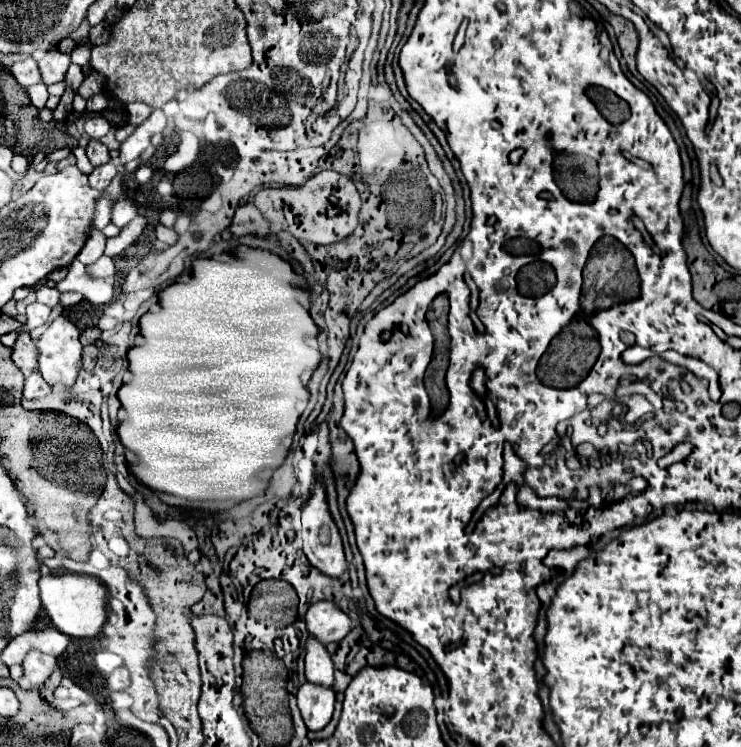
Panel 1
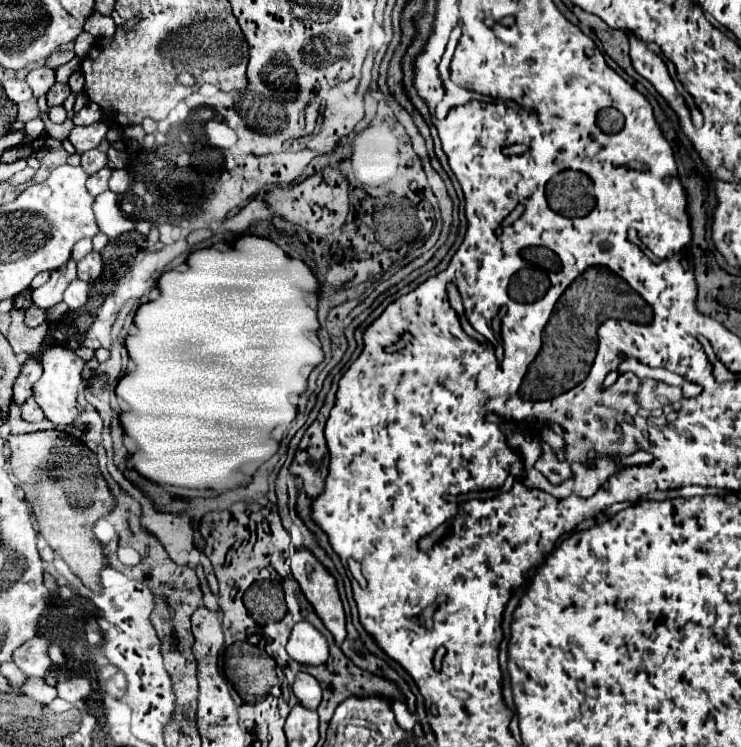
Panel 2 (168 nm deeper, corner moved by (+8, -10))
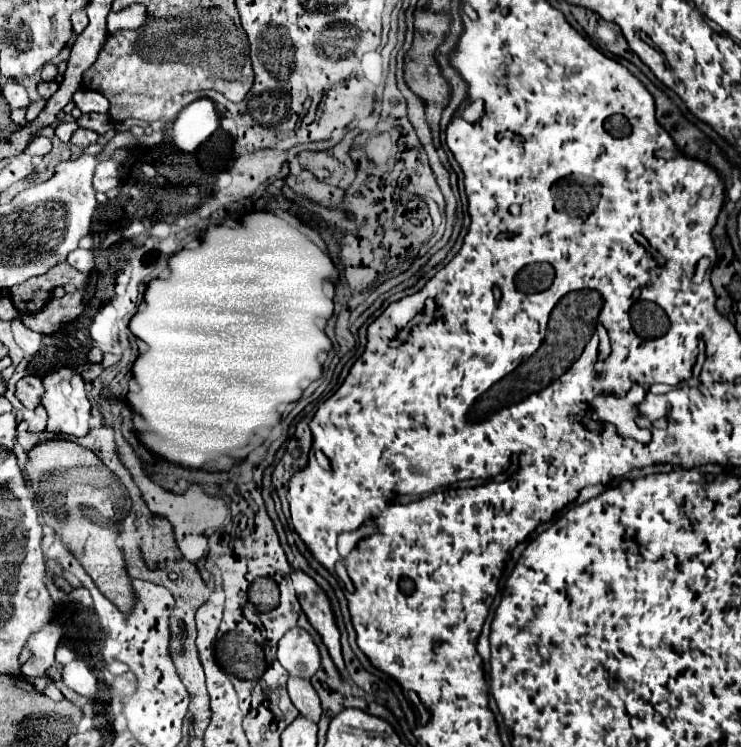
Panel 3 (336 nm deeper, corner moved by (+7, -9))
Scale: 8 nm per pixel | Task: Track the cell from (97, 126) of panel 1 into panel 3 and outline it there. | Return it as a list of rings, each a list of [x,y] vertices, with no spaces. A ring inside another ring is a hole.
[[[79,127],[79,129],[73,133],[71,143],[73,143],[73,145],[77,145],[77,147],[89,147],[89,145],[97,143],[97,139],[99,139],[99,135],[97,135],[97,133],[93,133],[93,131],[89,131],[89,129],[81,129],[81,127]]]

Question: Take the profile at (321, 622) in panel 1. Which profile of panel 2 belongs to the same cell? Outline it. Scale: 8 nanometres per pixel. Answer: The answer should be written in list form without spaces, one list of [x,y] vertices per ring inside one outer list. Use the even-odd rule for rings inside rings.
[[[298,622],[290,632],[286,652],[298,664],[320,666],[328,660],[328,642],[310,622]]]

